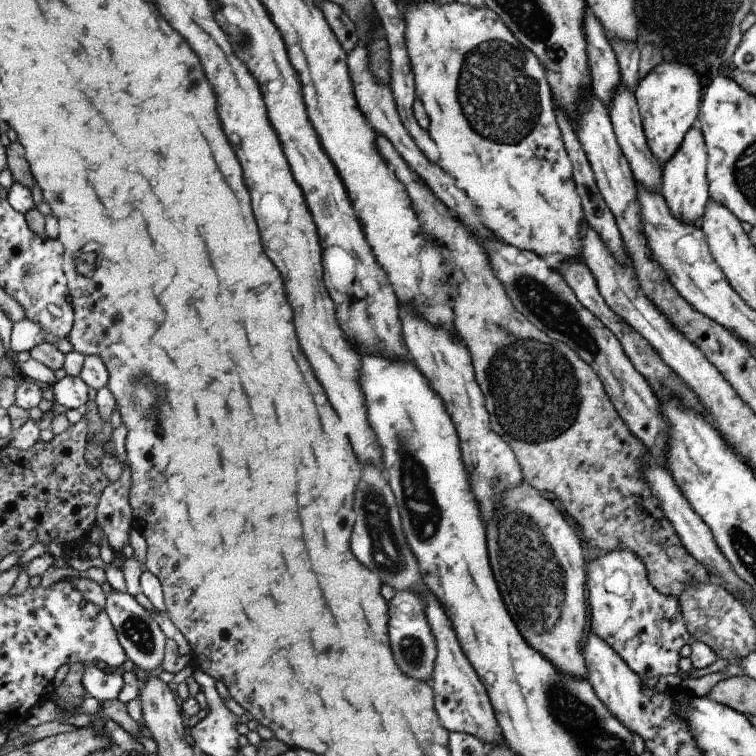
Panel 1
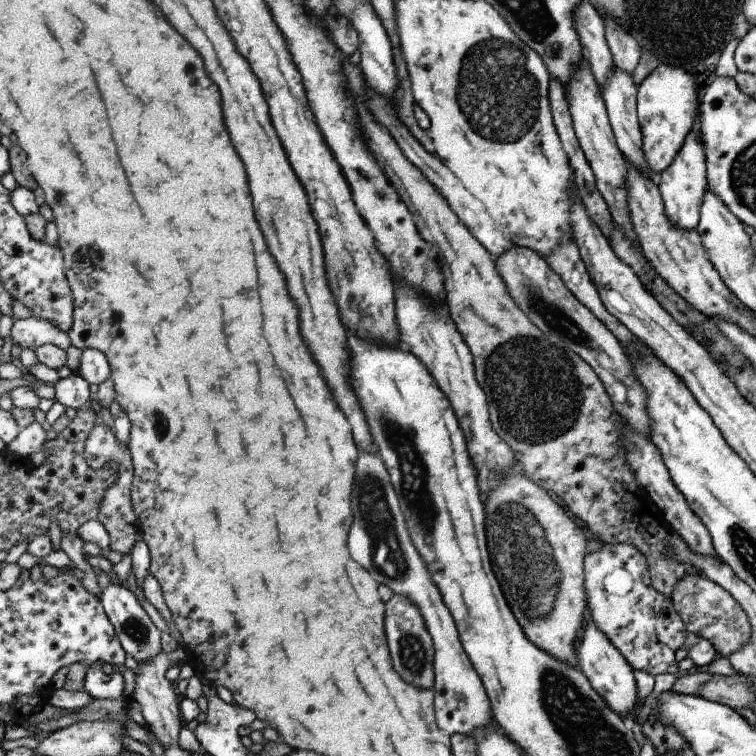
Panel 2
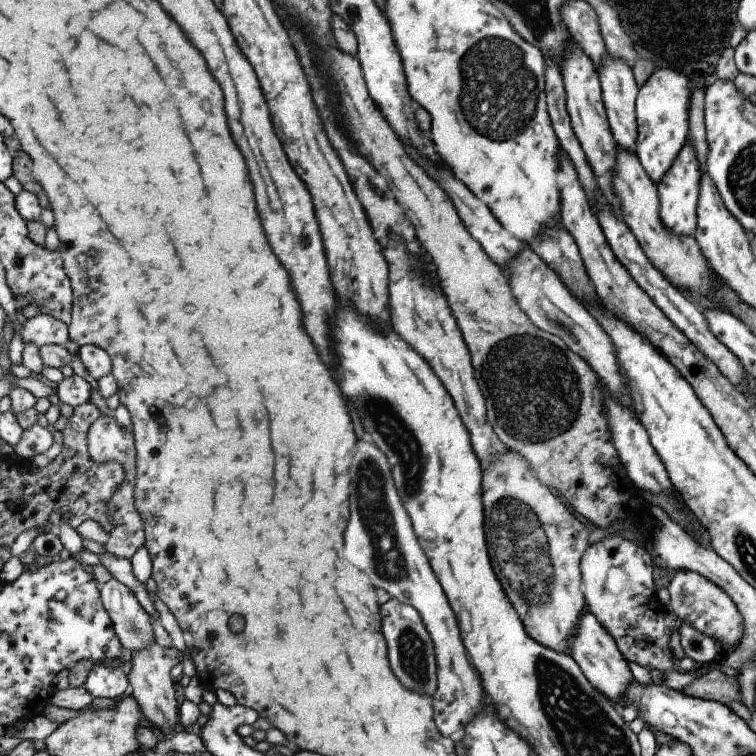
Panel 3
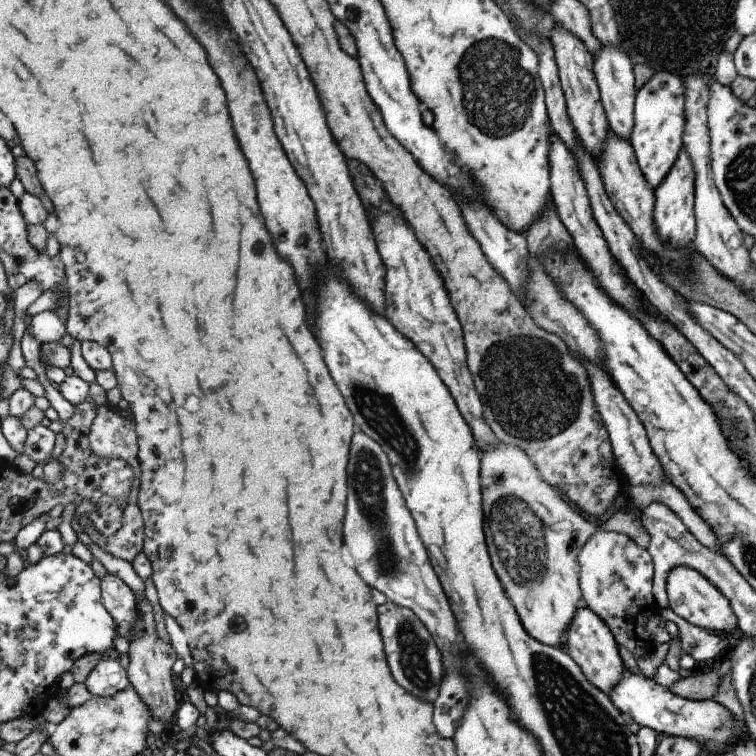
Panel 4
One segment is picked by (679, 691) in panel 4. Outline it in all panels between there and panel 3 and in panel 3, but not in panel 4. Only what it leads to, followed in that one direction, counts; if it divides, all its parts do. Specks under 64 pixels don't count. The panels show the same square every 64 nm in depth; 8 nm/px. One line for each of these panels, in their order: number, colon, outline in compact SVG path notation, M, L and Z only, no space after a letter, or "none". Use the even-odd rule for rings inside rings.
3: M713 668L705 676L699 676L699 680L695 680L691 686L687 686L683 690L683 694L701 698L707 702L721 702L725 706L729 702L741 702L739 680L735 676L733 678L723 676L723 672L719 672L719 668Z

